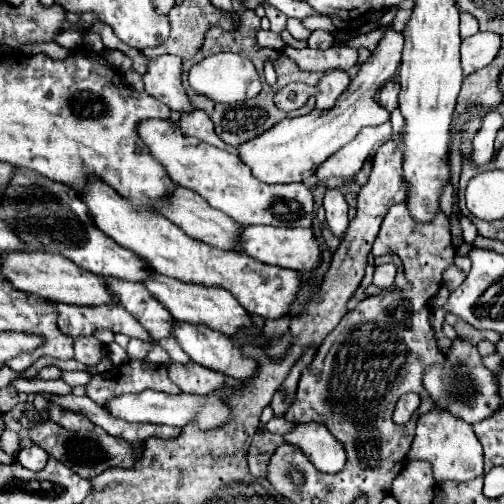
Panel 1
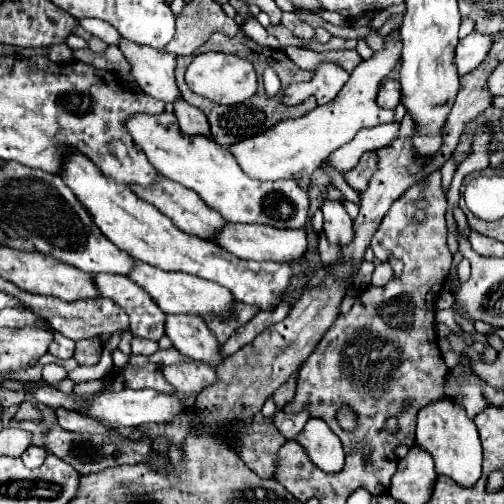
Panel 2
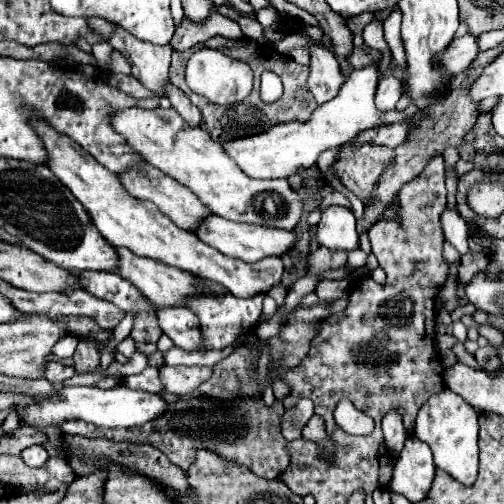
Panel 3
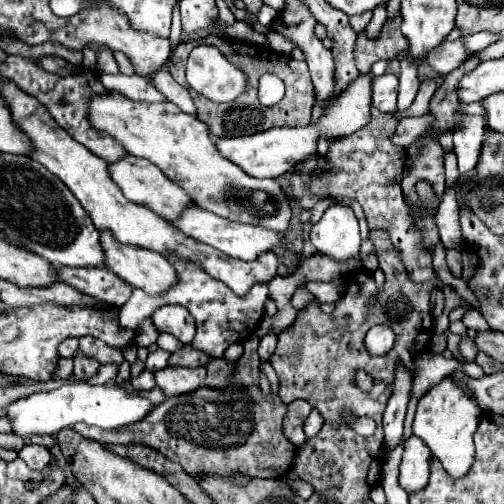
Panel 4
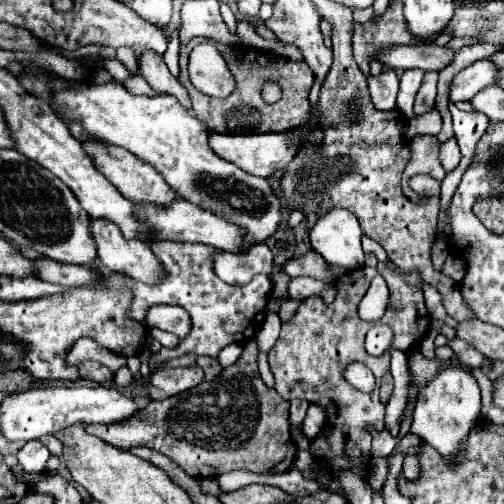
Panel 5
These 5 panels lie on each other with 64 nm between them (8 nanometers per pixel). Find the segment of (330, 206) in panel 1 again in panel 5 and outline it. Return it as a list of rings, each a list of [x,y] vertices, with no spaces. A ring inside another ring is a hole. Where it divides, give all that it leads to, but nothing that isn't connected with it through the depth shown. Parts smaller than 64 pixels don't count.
[[[348,210],[328,212],[328,216],[322,216],[310,232],[312,248],[322,254],[328,264],[344,270],[364,266],[360,238],[362,232],[358,220]]]

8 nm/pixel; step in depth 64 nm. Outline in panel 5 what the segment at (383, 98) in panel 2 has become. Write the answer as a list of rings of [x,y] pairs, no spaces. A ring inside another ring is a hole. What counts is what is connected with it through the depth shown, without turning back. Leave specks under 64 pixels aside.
[[[384,70],[378,76],[368,76],[368,88],[370,88],[370,98],[378,110],[396,108],[398,76],[394,70]]]

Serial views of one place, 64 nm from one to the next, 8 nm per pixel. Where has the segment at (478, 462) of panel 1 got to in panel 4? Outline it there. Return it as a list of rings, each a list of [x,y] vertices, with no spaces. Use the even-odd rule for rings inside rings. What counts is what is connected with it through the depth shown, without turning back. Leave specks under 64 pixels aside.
[[[444,376],[444,380],[440,380],[420,398],[416,418],[412,424],[412,432],[414,436],[424,440],[424,444],[442,462],[444,470],[450,476],[460,478],[472,466],[472,456],[474,456],[472,434],[476,432],[476,426],[482,414],[484,412],[482,408],[478,408],[476,400],[468,396],[468,392],[464,392],[464,384],[462,382],[458,384],[452,376]]]

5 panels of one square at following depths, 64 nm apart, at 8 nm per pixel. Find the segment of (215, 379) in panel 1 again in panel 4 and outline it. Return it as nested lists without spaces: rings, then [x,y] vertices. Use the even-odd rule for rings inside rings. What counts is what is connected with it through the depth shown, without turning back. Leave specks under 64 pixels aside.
[[[166,366],[162,370],[156,370],[156,386],[166,396],[178,396],[192,392],[204,384],[206,370],[200,368],[180,368],[180,366]]]

